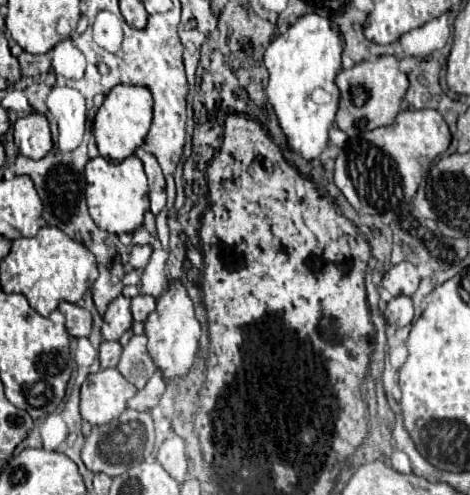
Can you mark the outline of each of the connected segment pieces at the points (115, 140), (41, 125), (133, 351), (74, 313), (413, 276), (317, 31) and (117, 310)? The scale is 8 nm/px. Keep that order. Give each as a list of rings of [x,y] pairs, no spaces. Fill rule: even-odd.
[[[115,85],[107,95],[103,105],[97,109],[93,119],[93,137],[99,147],[99,155],[107,161],[119,163],[125,157],[133,155],[135,149],[145,141],[145,135],[151,125],[151,107],[153,97],[147,87],[139,85]]]
[[[33,111],[17,119],[15,121],[15,145],[29,159],[45,157],[53,147],[47,117]]]
[[[133,335],[129,339],[129,343],[123,347],[117,369],[137,389],[141,389],[147,383],[147,379],[155,371],[155,363],[151,361],[151,355],[147,353],[147,337],[145,335]]]
[[[59,303],[59,311],[65,315],[67,333],[71,337],[87,337],[91,333],[91,313],[73,303]]]
[[[399,263],[393,265],[385,275],[383,275],[383,287],[395,297],[395,295],[413,295],[419,287],[419,273],[417,267],[411,263]]]
[[[305,13],[285,33],[279,33],[265,51],[269,69],[267,99],[273,105],[279,125],[289,139],[289,147],[307,161],[319,157],[329,139],[329,127],[335,121],[339,97],[335,75],[341,69],[341,33],[319,13]]]
[[[119,295],[115,297],[105,315],[103,315],[103,327],[101,327],[101,333],[103,333],[103,339],[107,341],[119,341],[119,337],[131,327],[133,323],[133,317],[131,317],[131,299]]]

